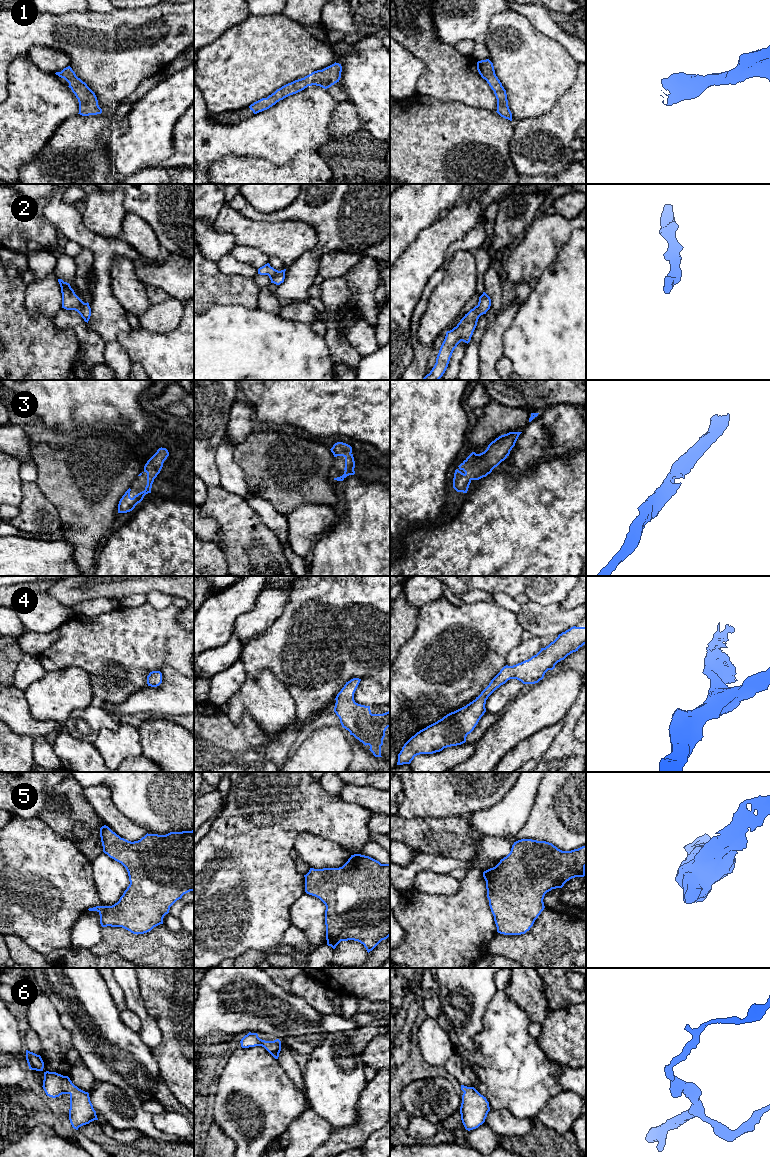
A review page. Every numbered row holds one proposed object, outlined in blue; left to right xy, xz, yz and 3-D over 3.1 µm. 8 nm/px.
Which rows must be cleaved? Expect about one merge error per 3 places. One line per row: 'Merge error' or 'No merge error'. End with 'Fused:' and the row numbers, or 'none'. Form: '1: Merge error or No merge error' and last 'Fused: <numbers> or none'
1: No merge error
2: No merge error
3: No merge error
4: No merge error
5: No merge error
6: No merge error
Fused: none

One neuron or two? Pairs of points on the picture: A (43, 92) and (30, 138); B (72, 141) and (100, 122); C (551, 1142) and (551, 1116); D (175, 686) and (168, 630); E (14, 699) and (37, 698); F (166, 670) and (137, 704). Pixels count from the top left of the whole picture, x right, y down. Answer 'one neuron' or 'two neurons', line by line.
A: one neuron
B: one neuron
C: two neurons
D: two neurons
E: two neurons
F: one neuron

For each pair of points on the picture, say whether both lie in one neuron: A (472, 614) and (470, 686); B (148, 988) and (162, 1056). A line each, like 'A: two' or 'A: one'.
A: one
B: one

